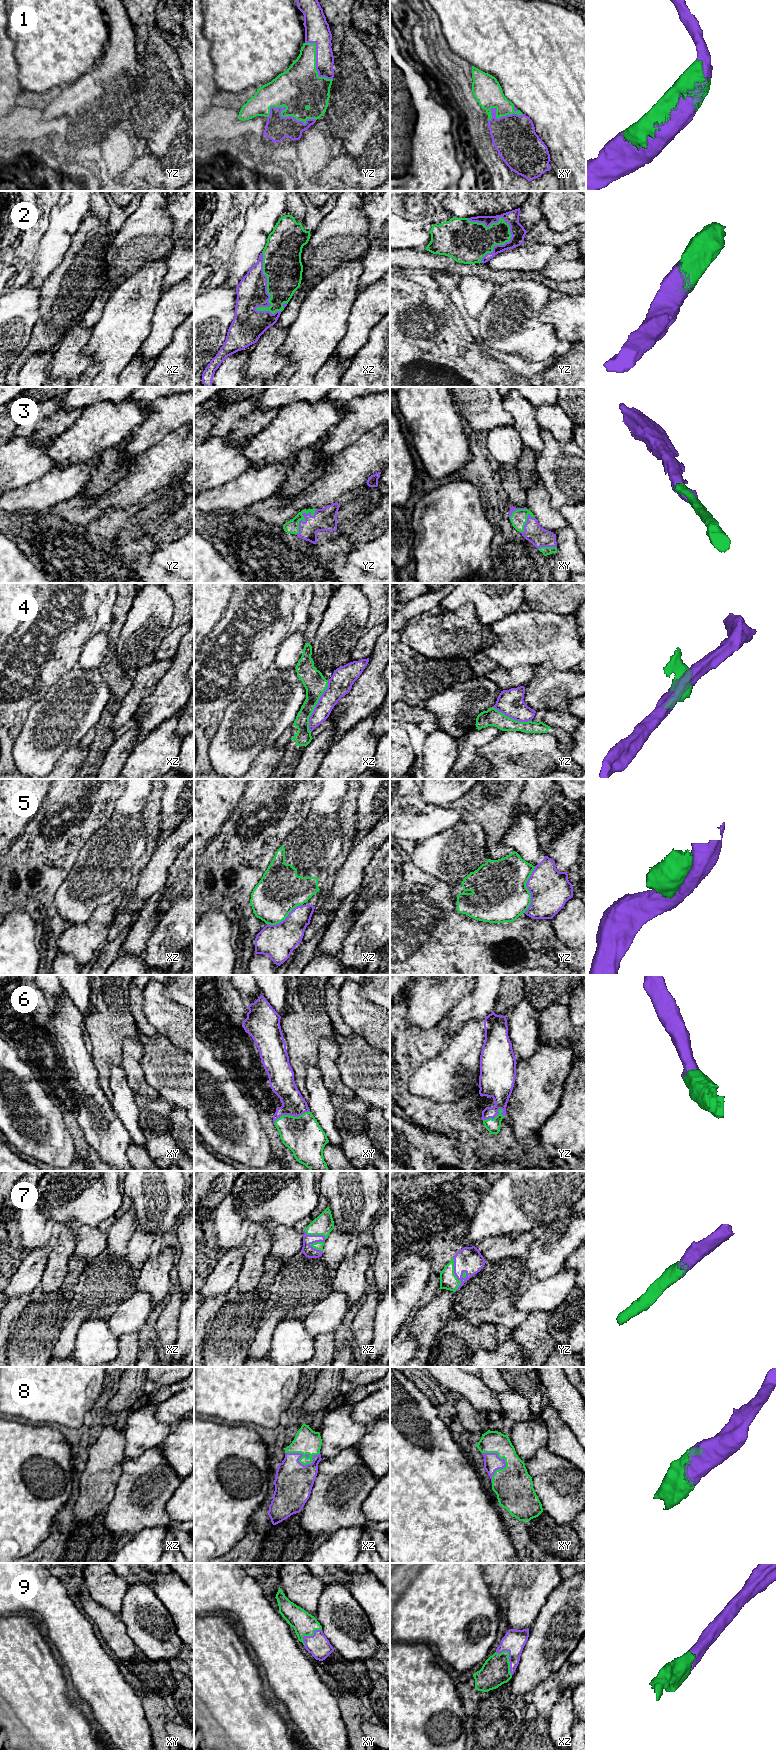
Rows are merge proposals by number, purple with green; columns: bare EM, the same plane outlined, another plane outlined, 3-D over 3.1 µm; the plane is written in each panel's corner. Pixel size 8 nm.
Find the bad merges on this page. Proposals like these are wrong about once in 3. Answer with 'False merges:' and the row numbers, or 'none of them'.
False merges: 4, 5

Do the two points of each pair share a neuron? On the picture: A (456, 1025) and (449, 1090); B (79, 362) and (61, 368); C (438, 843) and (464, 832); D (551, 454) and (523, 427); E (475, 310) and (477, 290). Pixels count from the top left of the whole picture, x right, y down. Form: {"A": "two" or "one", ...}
{"A": "two", "B": "one", "C": "one", "D": "two", "E": "one"}

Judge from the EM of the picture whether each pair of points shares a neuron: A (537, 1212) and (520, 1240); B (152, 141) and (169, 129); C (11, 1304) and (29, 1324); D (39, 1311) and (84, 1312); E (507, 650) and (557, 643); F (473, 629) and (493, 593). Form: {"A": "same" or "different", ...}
{"A": "different", "B": "same", "C": "different", "D": "different", "E": "same", "F": "different"}

